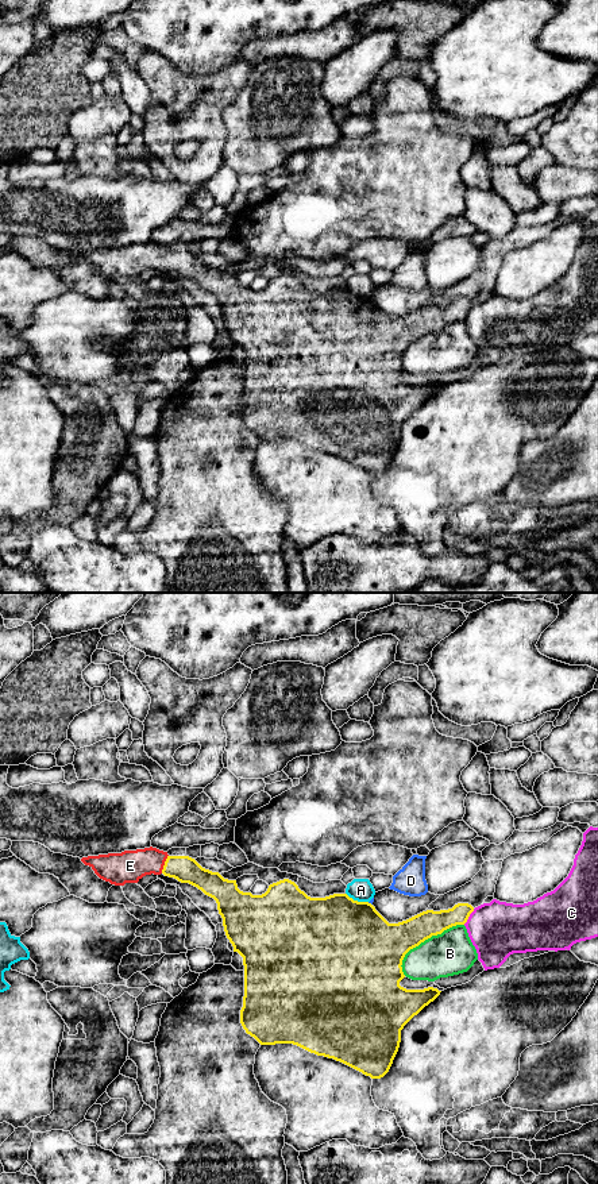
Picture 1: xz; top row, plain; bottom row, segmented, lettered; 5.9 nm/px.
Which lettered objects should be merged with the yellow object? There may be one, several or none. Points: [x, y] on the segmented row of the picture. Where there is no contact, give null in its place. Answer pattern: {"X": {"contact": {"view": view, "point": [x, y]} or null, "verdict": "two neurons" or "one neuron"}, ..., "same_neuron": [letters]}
{"A": {"contact": {"view": "xz", "point": [357, 901]}, "verdict": "two neurons"}, "B": {"contact": {"view": "xz", "point": [424, 940]}, "verdict": "two neurons"}, "C": {"contact": {"view": "xz", "point": [469, 916]}, "verdict": "two neurons"}, "D": {"contact": {"view": "xz", "point": [370, 903]}, "verdict": "two neurons"}, "E": {"contact": {"view": "xz", "point": [165, 864]}, "verdict": "one neuron"}, "same_neuron": ["E"]}

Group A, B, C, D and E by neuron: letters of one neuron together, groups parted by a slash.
A / B / C / D / E

